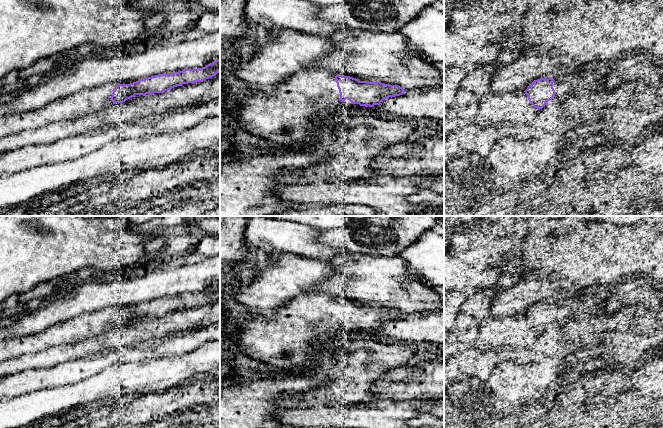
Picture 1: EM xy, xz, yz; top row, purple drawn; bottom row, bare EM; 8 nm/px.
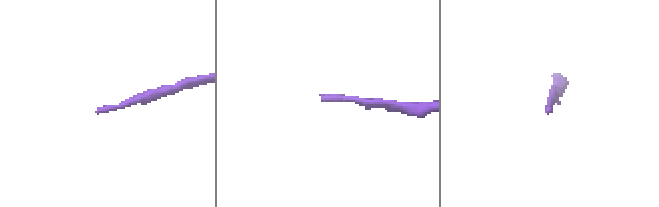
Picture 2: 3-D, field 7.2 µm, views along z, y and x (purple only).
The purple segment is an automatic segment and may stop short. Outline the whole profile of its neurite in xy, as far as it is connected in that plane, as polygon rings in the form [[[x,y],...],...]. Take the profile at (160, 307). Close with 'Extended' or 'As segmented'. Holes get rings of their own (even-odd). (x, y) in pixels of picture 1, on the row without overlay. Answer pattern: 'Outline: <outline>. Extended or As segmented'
Outline: [[[220,283],[197,293],[159,298],[130,308],[107,307],[53,325],[29,336],[0,336],[0,363],[47,348],[81,342],[116,327],[123,327],[135,319],[162,317],[183,308],[203,306],[220,296]]]. Extended

